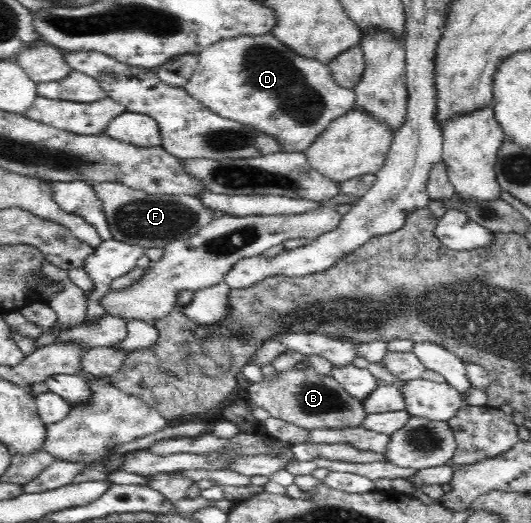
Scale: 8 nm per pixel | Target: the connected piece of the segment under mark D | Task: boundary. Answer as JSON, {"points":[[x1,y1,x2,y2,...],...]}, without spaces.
{"points":[[273,33,259,36,239,35,219,40,218,43,203,49,198,57,198,68,185,84,187,92,219,116,275,137,282,147,282,152,306,152,327,126,356,104,354,89,339,86,326,64,295,53]]}

